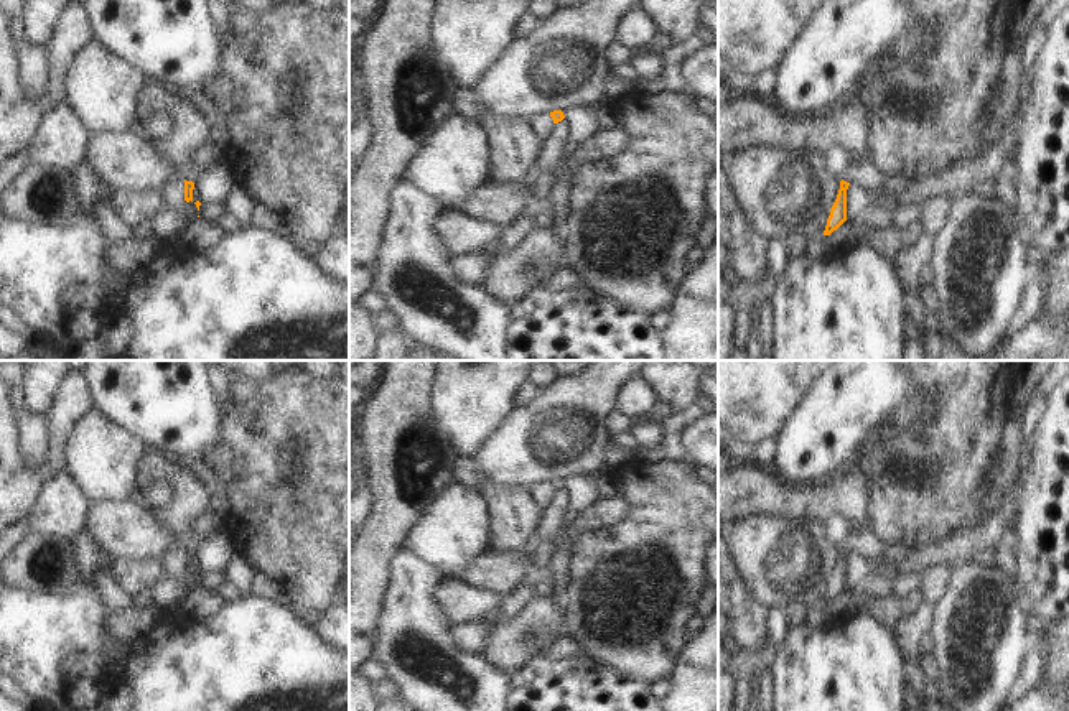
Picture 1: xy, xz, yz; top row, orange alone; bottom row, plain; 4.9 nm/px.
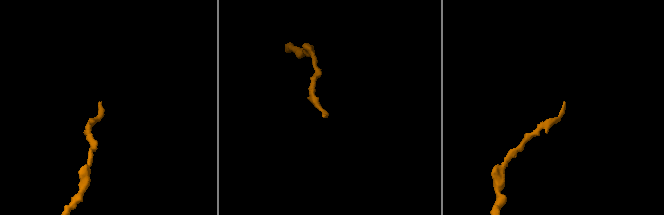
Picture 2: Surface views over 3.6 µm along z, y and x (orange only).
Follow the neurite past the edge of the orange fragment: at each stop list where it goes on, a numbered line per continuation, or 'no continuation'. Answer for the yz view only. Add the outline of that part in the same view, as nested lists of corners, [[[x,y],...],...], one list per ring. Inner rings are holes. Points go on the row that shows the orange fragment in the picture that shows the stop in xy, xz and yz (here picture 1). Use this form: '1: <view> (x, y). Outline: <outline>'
1: yz (863, 173). Outline: [[[863,158],[861,161],[850,165],[842,178],[850,184],[858,184],[871,191],[881,191],[898,184],[894,176],[883,174],[871,158]]]

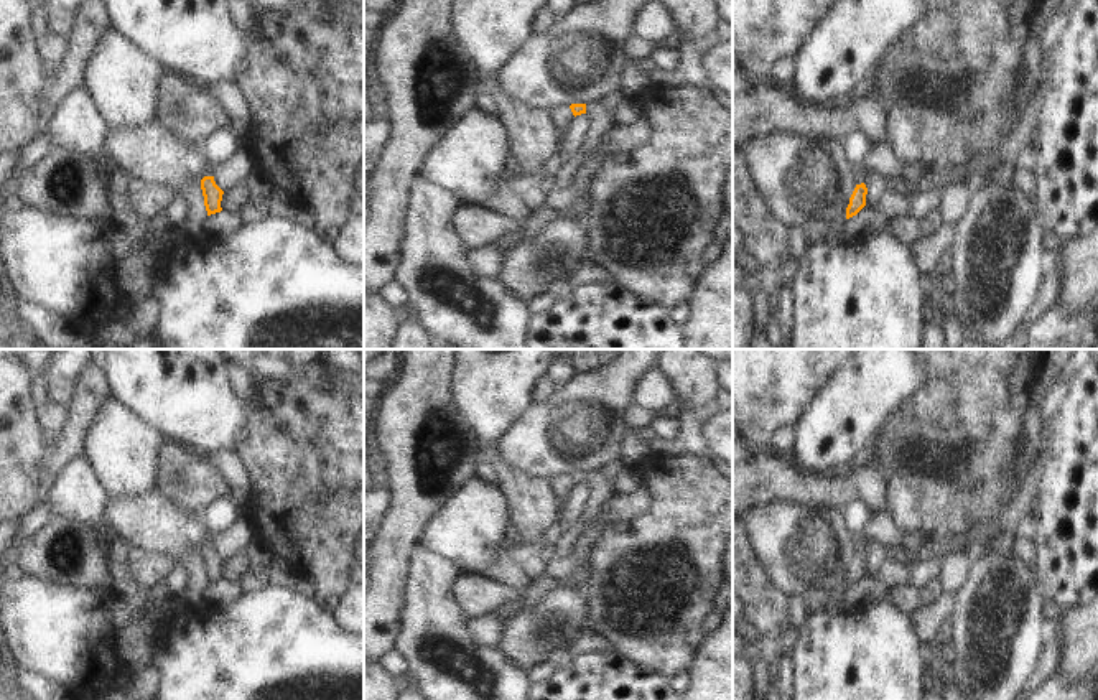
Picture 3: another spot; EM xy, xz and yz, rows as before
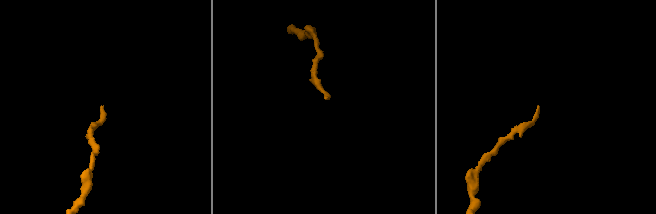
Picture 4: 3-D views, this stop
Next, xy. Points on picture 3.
no continuation.

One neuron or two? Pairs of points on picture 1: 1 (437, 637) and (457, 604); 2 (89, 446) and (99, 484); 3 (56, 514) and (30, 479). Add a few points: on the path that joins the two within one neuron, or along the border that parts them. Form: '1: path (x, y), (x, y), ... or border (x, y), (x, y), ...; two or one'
1: border (445, 578), (438, 591), (438, 601), (455, 624); two
2: path (99, 456), (99, 474); one
3: border (68, 469), (58, 471), (50, 479), (28, 517); two

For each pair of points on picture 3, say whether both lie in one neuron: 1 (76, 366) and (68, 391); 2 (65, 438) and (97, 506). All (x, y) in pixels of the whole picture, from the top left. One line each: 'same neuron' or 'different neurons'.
1: same neuron
2: different neurons

